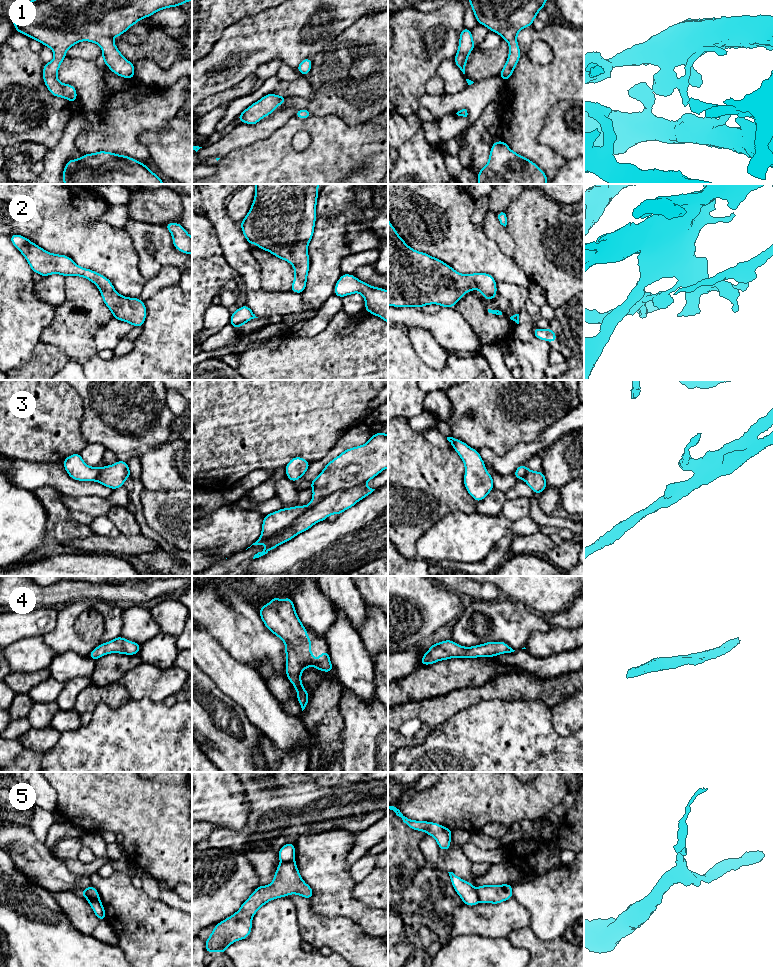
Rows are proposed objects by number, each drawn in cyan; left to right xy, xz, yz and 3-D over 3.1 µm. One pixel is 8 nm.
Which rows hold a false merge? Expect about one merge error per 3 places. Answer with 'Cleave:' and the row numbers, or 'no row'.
Cleave: 3, 5

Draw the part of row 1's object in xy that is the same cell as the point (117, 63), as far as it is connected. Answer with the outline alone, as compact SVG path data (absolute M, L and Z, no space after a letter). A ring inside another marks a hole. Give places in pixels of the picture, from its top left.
M31 0L19 4L18 11L10 20L14 23L16 32L37 40L44 46L52 49L54 59L44 64L43 81L53 96L62 97L71 103L75 103L77 99L75 87L71 84L62 84L57 78L59 67L66 58L66 52L70 47L81 41L98 44L102 48L104 64L116 75L123 78L132 78L134 80L135 66L120 53L117 46L113 43L114 38L121 36L132 25L138 23L140 19L147 18L162 9L181 6L187 1L192 0Z

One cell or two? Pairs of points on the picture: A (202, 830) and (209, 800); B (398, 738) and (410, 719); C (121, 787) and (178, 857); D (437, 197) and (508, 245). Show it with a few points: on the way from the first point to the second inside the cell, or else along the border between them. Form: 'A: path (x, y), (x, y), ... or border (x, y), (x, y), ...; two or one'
A: border (202, 821), (208, 821), (221, 827); two
B: path (399, 733), (407, 724); one
C: path (134, 804), (155, 825), (158, 837), (161, 840); one
D: border (482, 229), (494, 241), (497, 247); two

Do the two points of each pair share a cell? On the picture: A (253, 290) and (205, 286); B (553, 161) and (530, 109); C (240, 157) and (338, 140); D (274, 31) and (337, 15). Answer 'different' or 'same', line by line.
A: different
B: same
C: same
D: same

